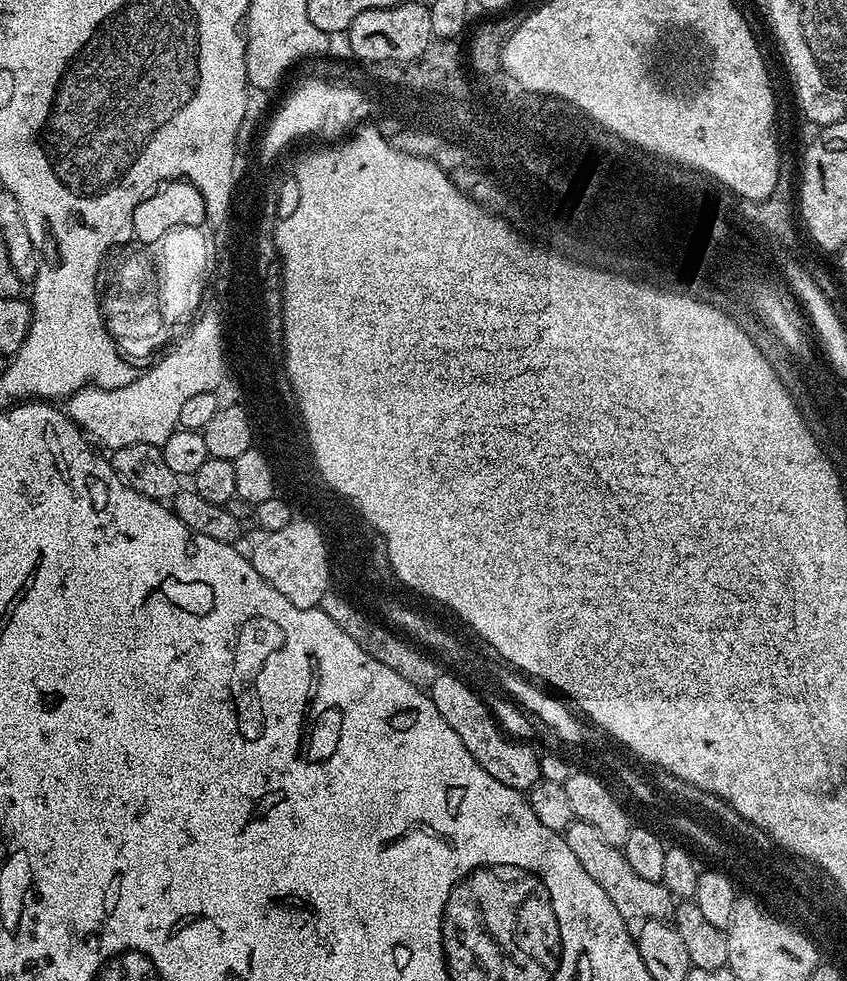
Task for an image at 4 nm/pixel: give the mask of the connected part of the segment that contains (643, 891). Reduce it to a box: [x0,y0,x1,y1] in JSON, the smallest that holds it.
[562,819,674,922]

